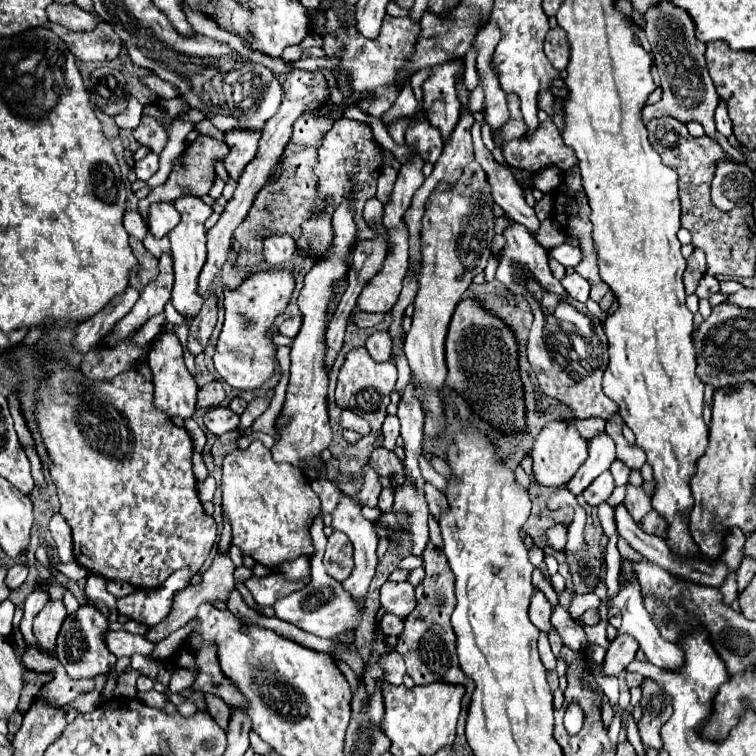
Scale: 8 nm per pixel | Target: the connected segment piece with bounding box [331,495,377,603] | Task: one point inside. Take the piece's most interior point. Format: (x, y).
(347, 518)

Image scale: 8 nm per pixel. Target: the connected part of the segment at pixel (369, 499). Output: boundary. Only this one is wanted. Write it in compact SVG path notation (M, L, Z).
M367 465L363 469L363 489L359 491L359 501L367 507L377 507L377 499L381 493L381 483L379 483L379 475Z

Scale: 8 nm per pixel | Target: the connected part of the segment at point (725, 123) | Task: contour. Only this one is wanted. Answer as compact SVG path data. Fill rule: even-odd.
M719 103L717 111L715 111L715 127L717 127L717 131L719 131L721 135L725 135L725 137L729 137L729 135L733 133L733 129L731 129L731 119L729 119L727 109L723 107L723 103Z

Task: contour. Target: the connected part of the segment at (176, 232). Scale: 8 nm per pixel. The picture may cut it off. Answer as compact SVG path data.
M185 195L185 197L177 199L175 207L181 213L181 221L169 235L169 239L171 239L171 257L175 261L175 283L173 283L173 289L171 289L171 303L189 321L189 319L199 315L201 305L203 305L203 297L197 293L197 279L199 279L199 273L203 269L205 255L207 255L207 249L205 249L207 239L205 239L203 223L213 211L199 197L191 197L191 195Z

